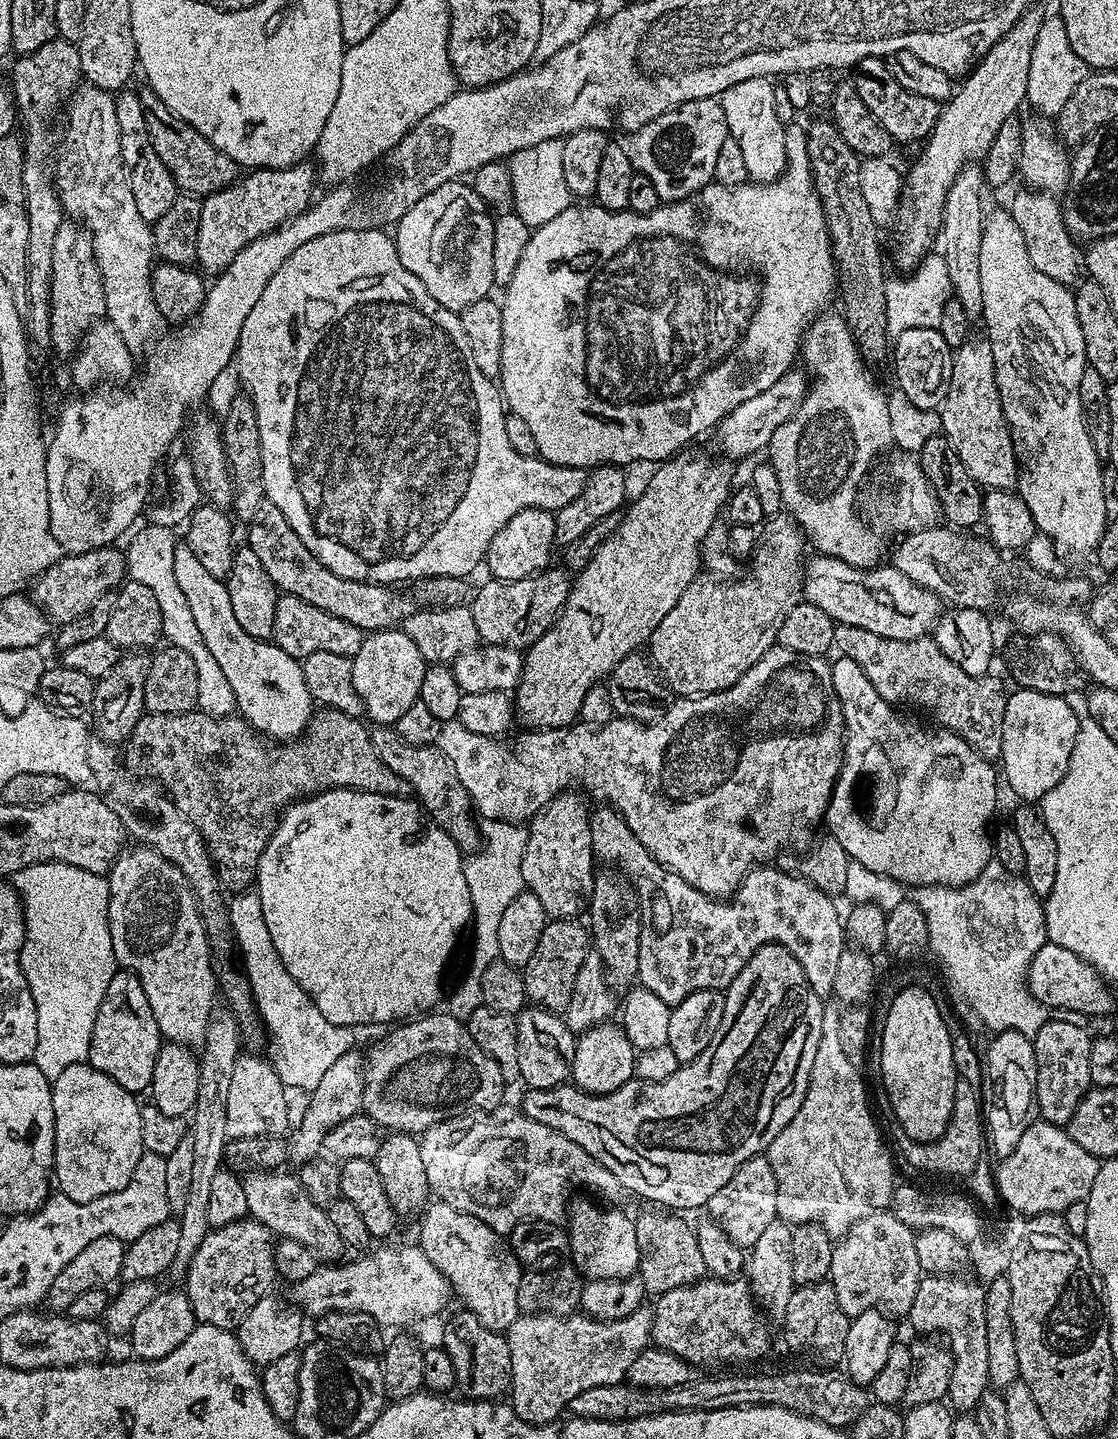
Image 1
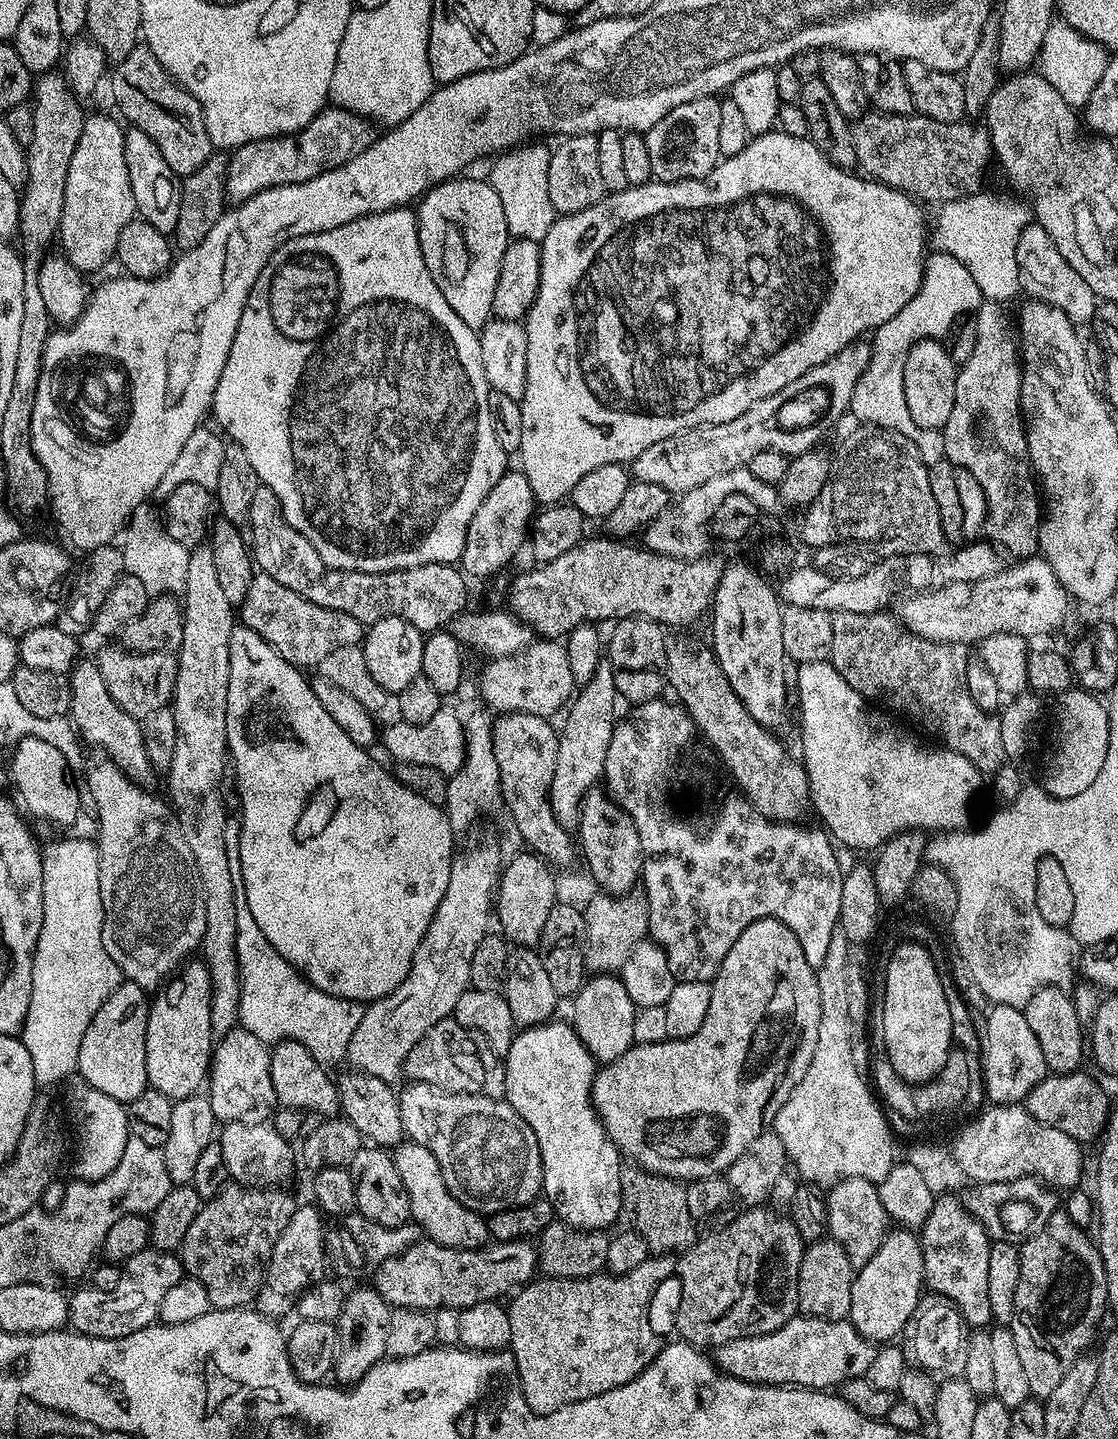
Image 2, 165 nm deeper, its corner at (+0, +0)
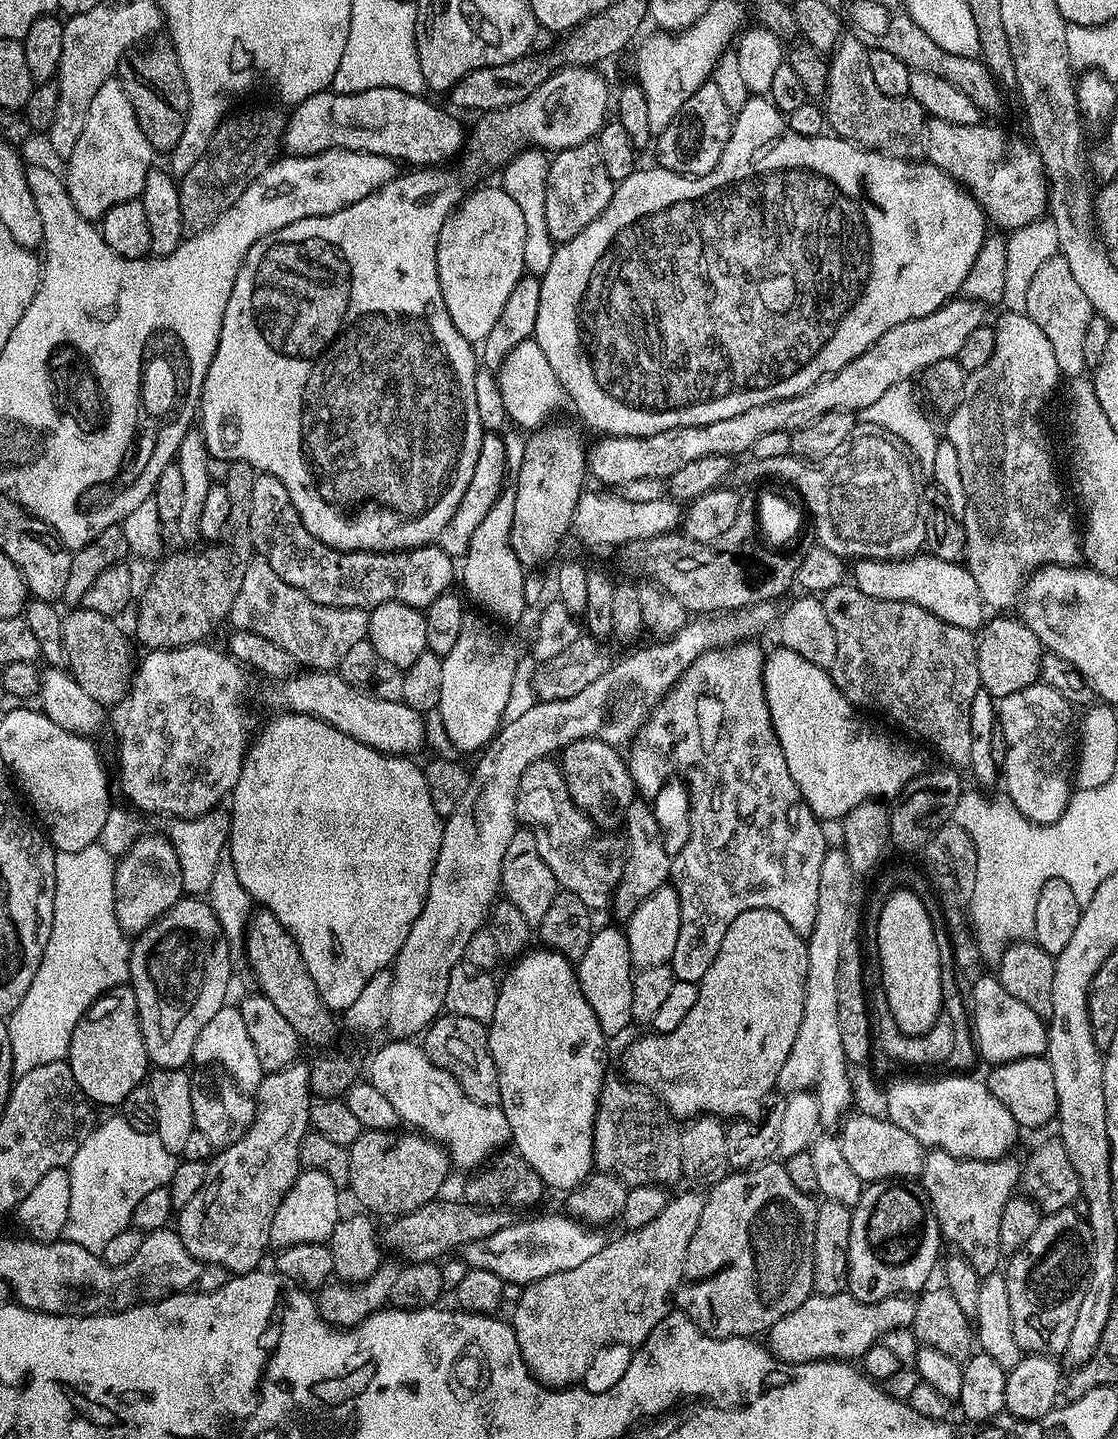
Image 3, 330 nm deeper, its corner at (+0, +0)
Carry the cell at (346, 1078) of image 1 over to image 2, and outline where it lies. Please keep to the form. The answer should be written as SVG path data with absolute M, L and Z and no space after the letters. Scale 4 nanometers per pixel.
M484 840L476 845L472 844L465 852L457 851L452 858L452 865L450 866L450 882L446 885L446 894L442 894L442 902L438 902L438 910L434 914L434 918L430 922L430 926L426 930L426 934L422 938L422 942L418 942L418 950L414 950L414 958L412 959L412 965L410 966L410 974L406 974L406 978L397 988L390 994L386 994L381 1000L373 1000L365 1007L362 1014L362 1022L358 1022L358 1030L354 1030L354 1034L350 1038L350 1046L348 1047L348 1055L346 1057L347 1063L355 1071L365 1072L370 1074L374 1078L382 1078L382 1082L392 1084L396 1082L396 1079L401 1079L404 1063L406 1058L410 1054L410 1050L414 1050L414 1046L418 1046L420 1041L427 1032L430 1031L433 1026L438 1022L449 1019L454 1010L454 1006L458 1006L458 998L462 998L462 994L470 987L470 958L474 958L474 950L478 950L478 942L482 942L482 938L489 935L490 928L488 928L488 920L493 919L494 916L494 897L497 887L500 883L500 874L502 871L502 848L499 843L496 844L492 840Z

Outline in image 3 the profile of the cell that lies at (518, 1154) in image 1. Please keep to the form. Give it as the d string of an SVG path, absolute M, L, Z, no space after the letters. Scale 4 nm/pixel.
M392 1038L389 1041L373 1054L372 1060L370 1056L370 1083L385 1096L390 1106L394 1106L409 1129L443 1144L449 1161L455 1167L457 1164L460 1168L476 1170L479 1164L487 1165L487 1160L496 1151L499 1153L505 1147L503 1144L507 1145L512 1138L510 1122L506 1122L504 1111L495 1104L479 1104L471 1100L451 1072L430 1062L419 1043L408 1038Z

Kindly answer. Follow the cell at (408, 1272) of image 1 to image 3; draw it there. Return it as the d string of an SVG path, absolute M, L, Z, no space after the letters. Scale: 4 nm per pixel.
M566 1214L559 1215L514 1222L498 1230L498 1234L490 1234L490 1238L480 1238L478 1242L467 1244L462 1250L462 1259L469 1268L498 1274L498 1278L502 1278L508 1286L527 1286L550 1274L574 1270L574 1266L594 1258L594 1254L604 1248L606 1236L600 1233L603 1231L599 1227L581 1224Z

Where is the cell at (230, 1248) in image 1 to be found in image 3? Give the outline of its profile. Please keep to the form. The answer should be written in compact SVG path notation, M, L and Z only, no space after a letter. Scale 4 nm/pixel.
M297 1062L285 1064L282 1070L265 1075L264 1081L257 1086L254 1093L254 1122L238 1142L234 1142L229 1148L219 1149L211 1157L206 1182L202 1182L202 1190L198 1190L194 1198L190 1198L190 1202L186 1202L186 1206L179 1209L174 1220L175 1231L180 1233L186 1250L190 1250L190 1254L194 1254L194 1258L200 1261L201 1265L217 1264L230 1274L254 1272L261 1267L260 1259L263 1258L264 1251L269 1251L270 1248L268 1239L274 1214L302 1171L300 1147L302 1138L310 1131L308 1111L314 1103L308 1070L307 1063Z

